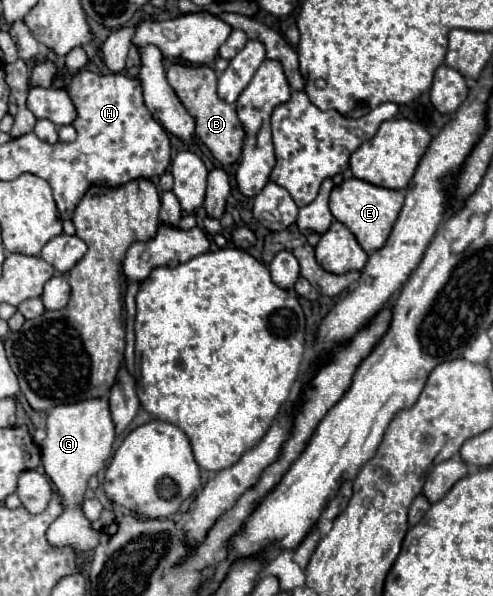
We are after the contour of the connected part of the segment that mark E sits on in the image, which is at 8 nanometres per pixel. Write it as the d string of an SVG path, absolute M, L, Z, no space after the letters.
M351 177L351 179L345 179L341 185L337 185L331 191L329 207L331 207L333 217L337 221L341 221L343 225L347 225L349 231L357 237L357 241L365 249L365 253L373 253L383 247L383 243L387 241L387 237L397 221L397 215L403 207L403 191L377 187L367 181Z

